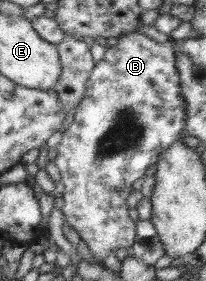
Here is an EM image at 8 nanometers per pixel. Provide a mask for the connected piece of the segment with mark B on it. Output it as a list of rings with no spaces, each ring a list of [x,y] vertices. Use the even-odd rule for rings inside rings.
[[[138,31],[124,34],[118,38],[118,44],[114,46],[108,46],[108,50],[104,54],[104,58],[100,60],[92,70],[90,77],[86,81],[86,92],[84,98],[79,102],[78,107],[74,110],[74,120],[68,124],[68,129],[59,135],[58,139],[54,141],[54,147],[56,149],[56,158],[53,160],[54,164],[58,167],[61,174],[62,186],[64,191],[62,192],[62,198],[64,199],[64,205],[61,207],[61,211],[64,213],[65,222],[67,222],[77,233],[80,240],[86,242],[91,254],[99,260],[104,260],[106,256],[116,252],[119,248],[130,248],[134,242],[136,231],[135,222],[128,215],[128,205],[126,205],[126,199],[132,189],[132,184],[138,180],[138,178],[144,177],[146,170],[149,166],[152,166],[160,160],[161,153],[170,148],[172,144],[184,135],[185,127],[188,122],[188,105],[180,94],[180,81],[179,73],[176,69],[176,42],[172,39],[168,40],[168,43],[160,44],[148,36],[145,36]]]

